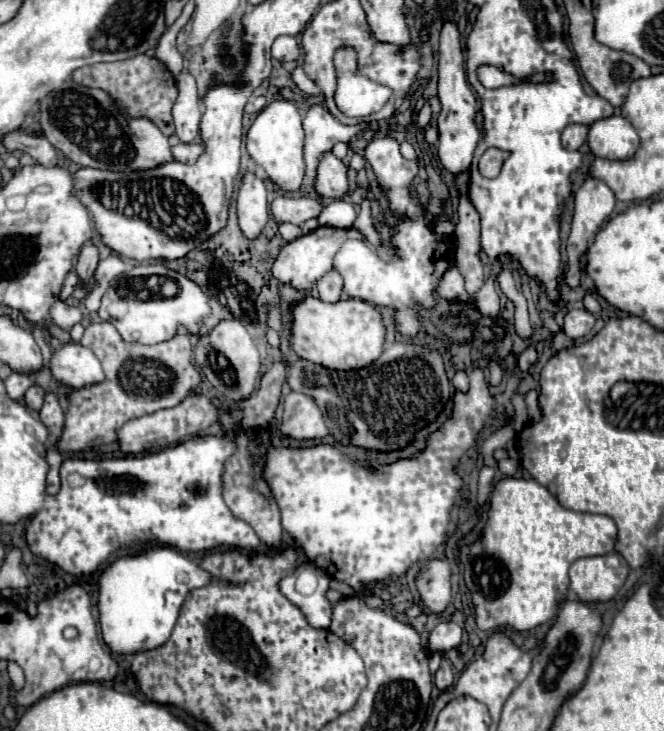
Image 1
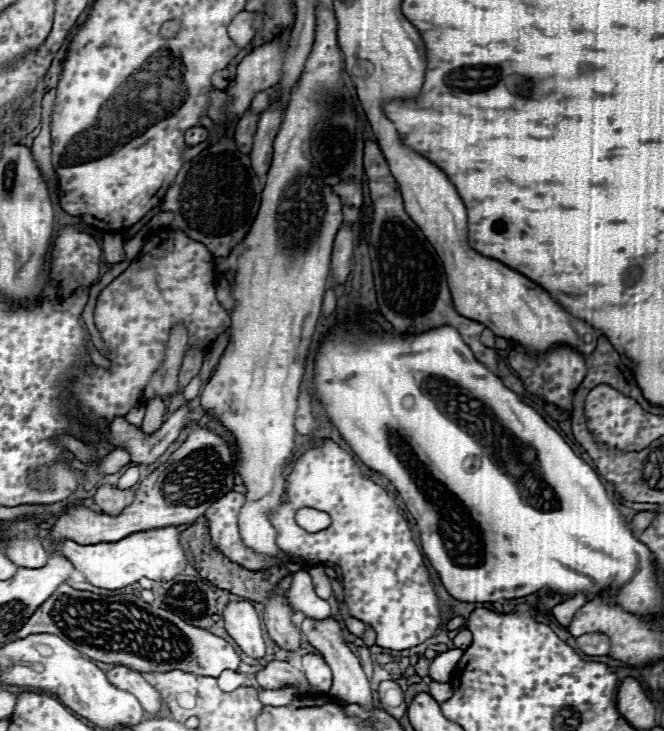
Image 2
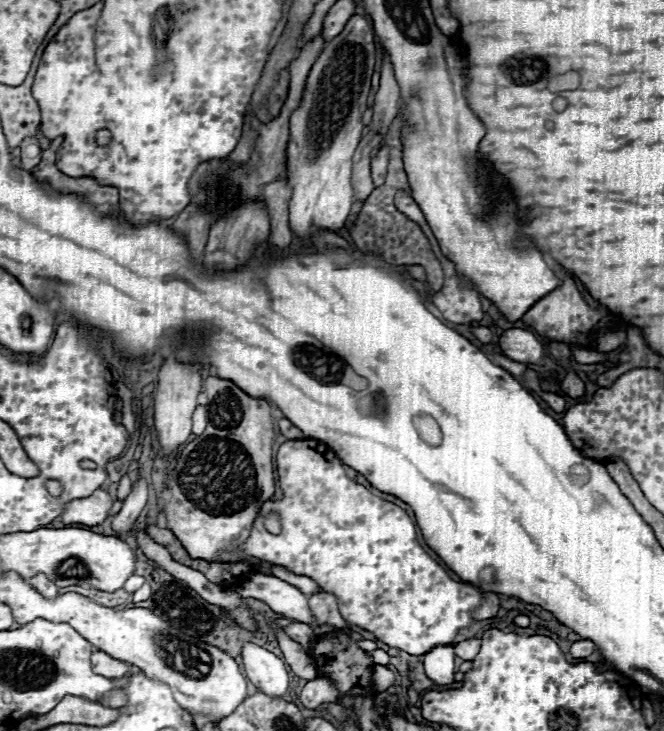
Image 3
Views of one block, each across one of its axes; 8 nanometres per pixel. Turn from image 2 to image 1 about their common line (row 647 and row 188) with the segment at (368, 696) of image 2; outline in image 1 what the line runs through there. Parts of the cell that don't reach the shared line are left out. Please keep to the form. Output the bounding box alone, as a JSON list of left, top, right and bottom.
[314,152,348,198]

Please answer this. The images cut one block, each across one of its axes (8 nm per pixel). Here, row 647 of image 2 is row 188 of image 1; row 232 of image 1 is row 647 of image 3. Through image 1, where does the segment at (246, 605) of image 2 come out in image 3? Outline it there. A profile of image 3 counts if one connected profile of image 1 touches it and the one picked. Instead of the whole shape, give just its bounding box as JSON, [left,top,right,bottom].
[242,644,288,698]

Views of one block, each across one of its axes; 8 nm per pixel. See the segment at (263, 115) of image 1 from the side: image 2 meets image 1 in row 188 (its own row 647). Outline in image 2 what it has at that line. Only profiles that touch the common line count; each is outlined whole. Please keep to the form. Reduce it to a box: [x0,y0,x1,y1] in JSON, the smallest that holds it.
[264,596,300,650]

